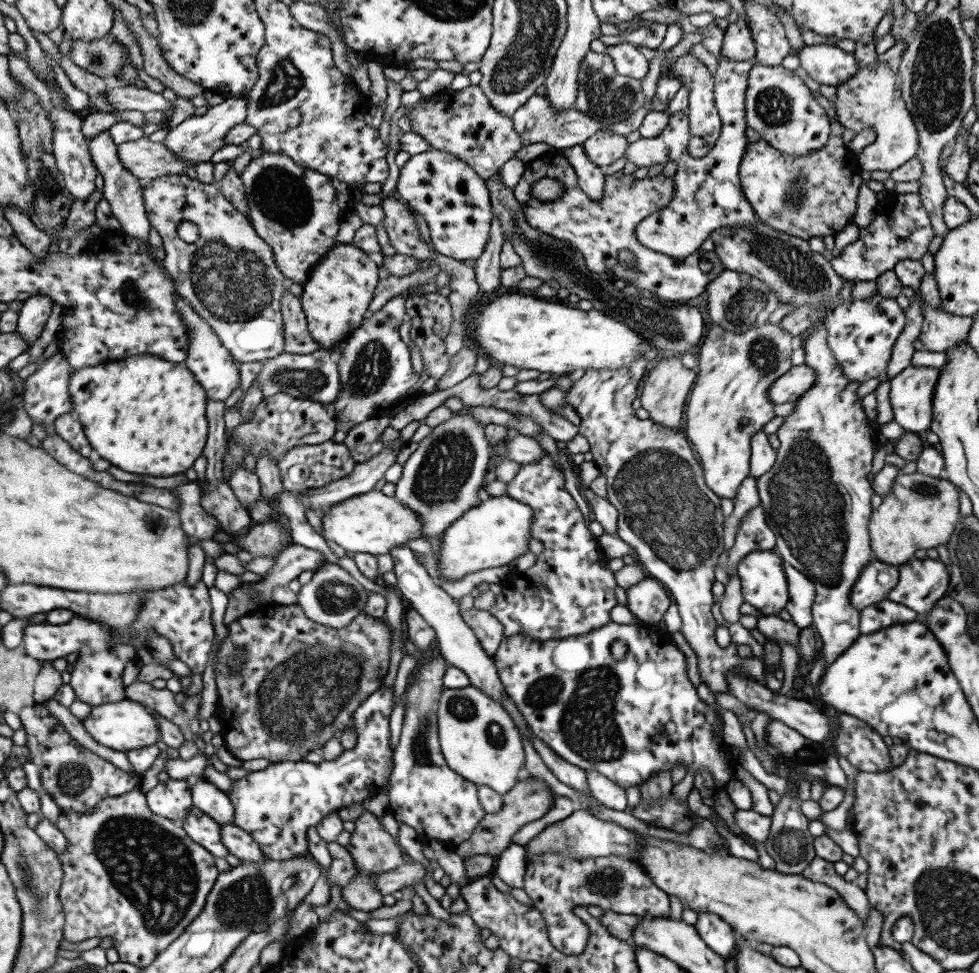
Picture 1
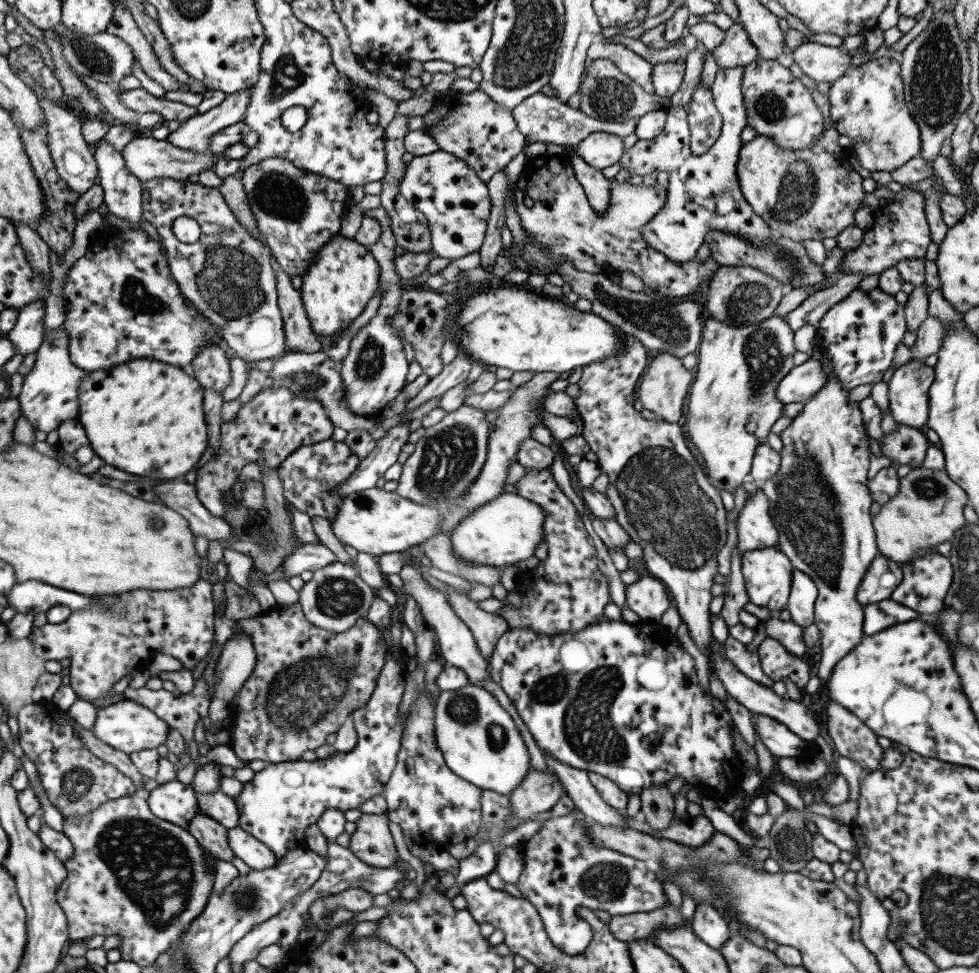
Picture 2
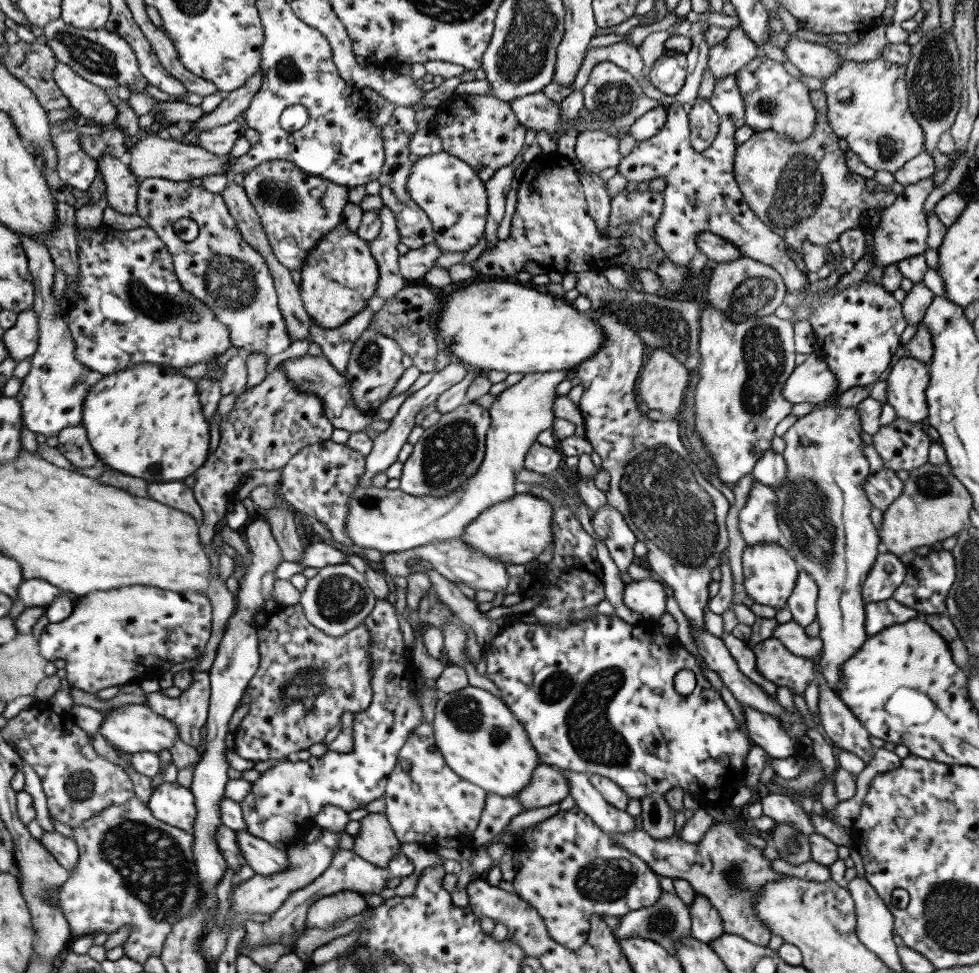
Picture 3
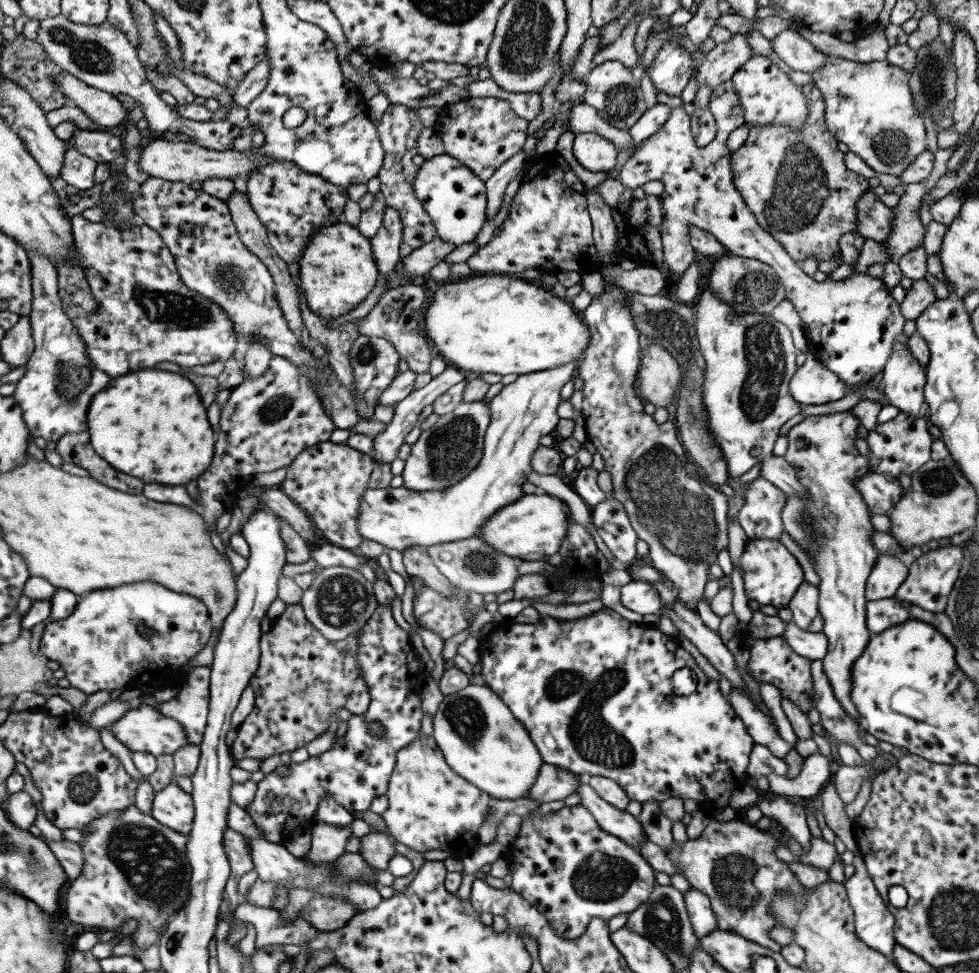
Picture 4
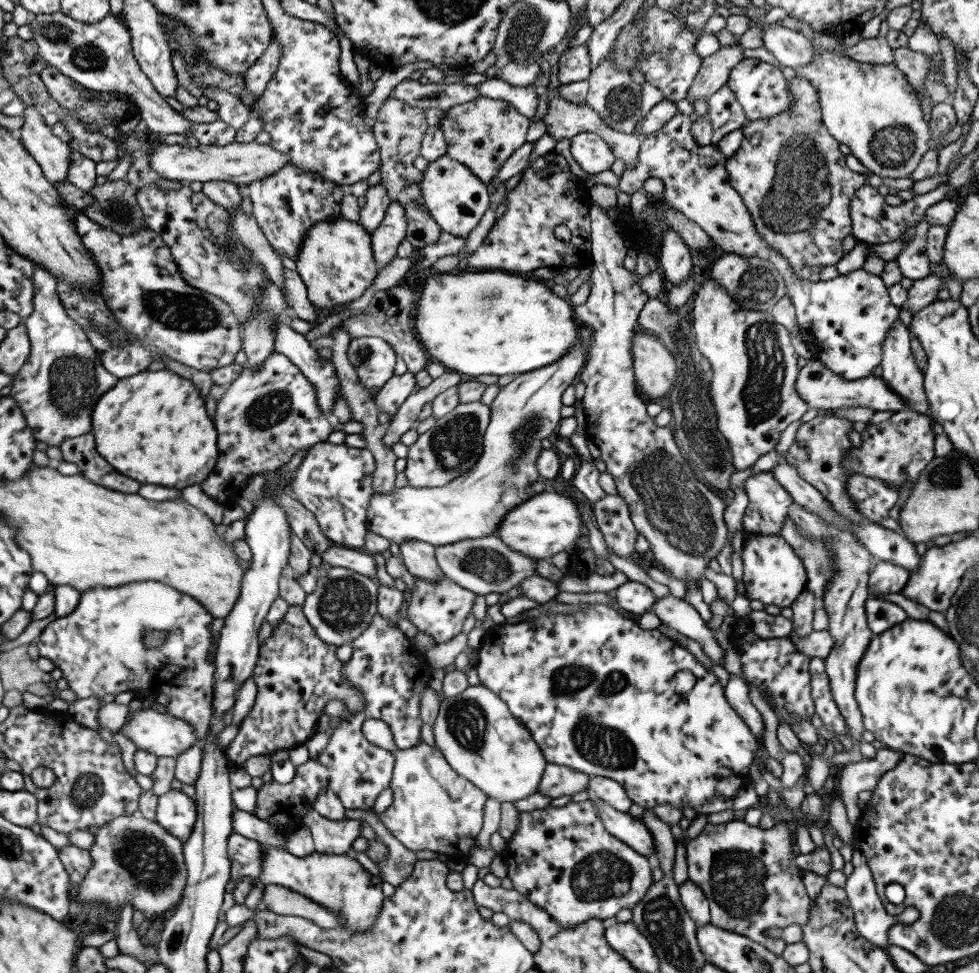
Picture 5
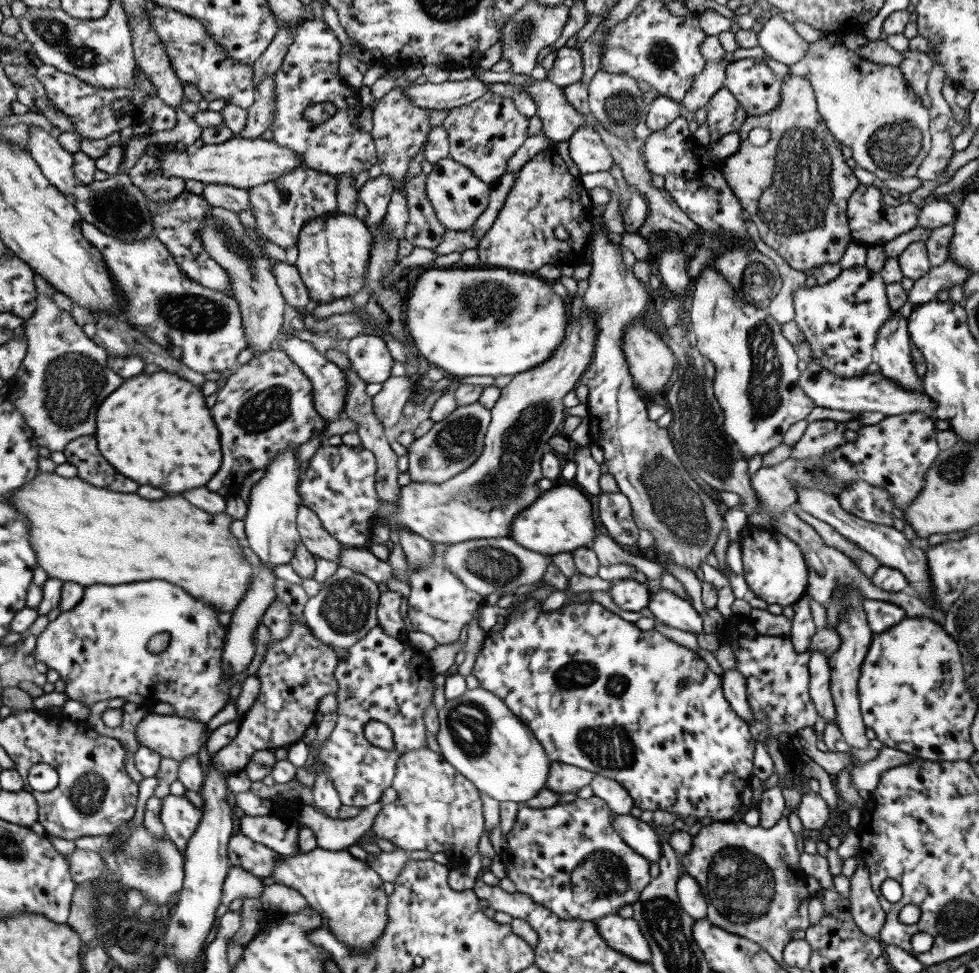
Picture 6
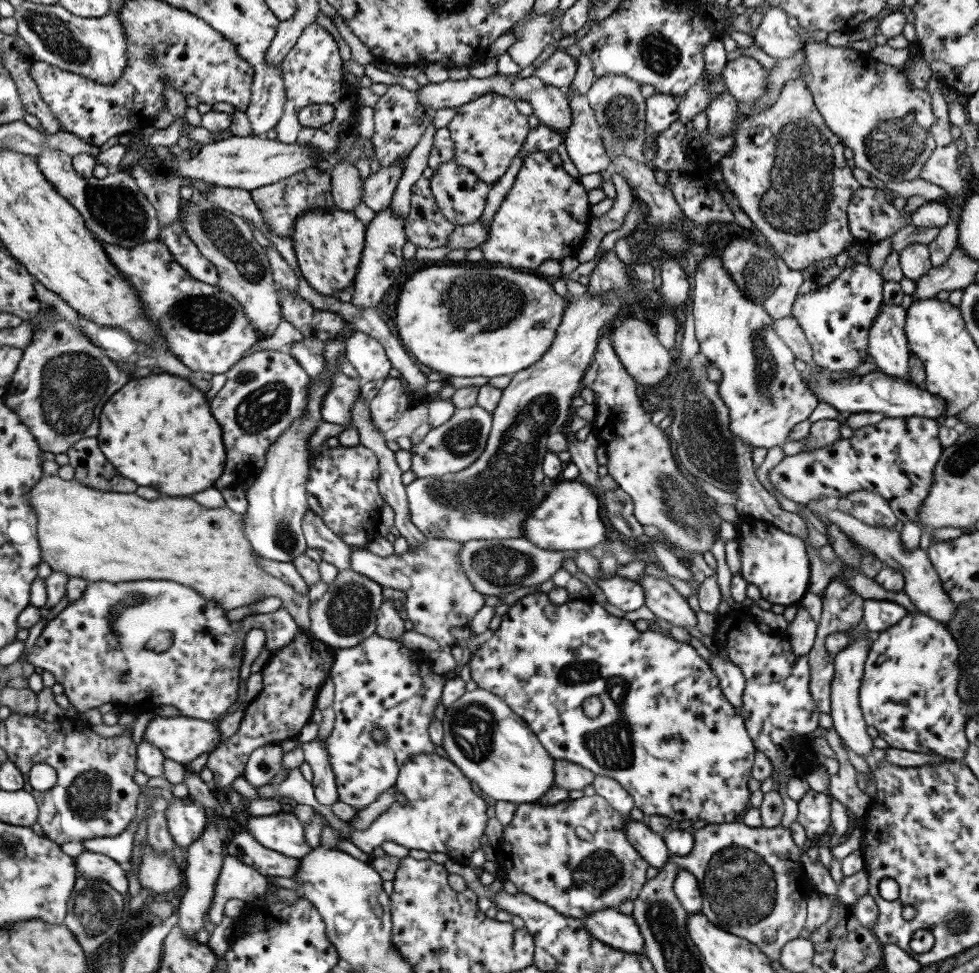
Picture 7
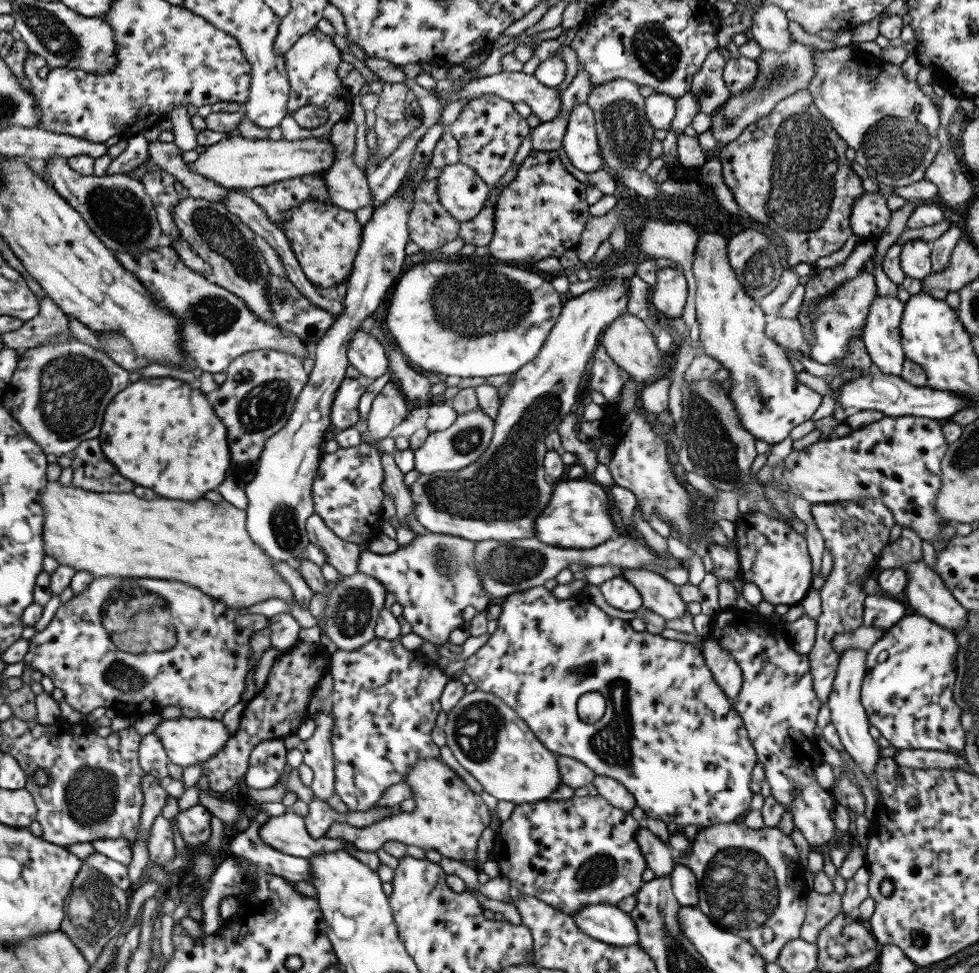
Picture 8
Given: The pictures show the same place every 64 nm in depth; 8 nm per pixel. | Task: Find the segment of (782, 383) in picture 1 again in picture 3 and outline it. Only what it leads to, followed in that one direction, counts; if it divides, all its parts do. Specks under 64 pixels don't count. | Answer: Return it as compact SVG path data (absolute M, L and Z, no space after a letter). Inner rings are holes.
M809 353L783 383L783 400L791 405L818 404L837 391L837 380L817 354Z

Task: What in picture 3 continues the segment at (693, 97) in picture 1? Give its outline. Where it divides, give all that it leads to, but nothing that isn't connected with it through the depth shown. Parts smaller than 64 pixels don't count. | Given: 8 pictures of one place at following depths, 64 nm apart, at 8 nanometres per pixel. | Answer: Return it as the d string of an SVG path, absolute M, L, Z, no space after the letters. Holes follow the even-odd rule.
M695 97L688 112L690 144L695 152L701 152L713 142L719 126L719 117L707 99Z

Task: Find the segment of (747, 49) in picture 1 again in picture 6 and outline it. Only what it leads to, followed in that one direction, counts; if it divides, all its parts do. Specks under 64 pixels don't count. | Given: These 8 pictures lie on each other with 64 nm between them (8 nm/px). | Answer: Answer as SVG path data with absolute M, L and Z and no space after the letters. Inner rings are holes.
M721 57L719 61L705 61L702 72L695 76L693 83L680 100L682 114L691 111L694 113L701 107L707 107L708 100L714 92L722 87L725 80L725 68L731 64L731 58Z

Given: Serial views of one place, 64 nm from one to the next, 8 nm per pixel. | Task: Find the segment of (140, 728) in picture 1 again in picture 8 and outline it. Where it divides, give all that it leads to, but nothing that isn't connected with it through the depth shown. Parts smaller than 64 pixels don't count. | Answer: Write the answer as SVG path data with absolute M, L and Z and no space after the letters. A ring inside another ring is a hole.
M183 716L175 719L161 719L151 734L159 740L168 761L181 768L209 760L224 748L227 739L231 737L231 733L219 720L190 719Z

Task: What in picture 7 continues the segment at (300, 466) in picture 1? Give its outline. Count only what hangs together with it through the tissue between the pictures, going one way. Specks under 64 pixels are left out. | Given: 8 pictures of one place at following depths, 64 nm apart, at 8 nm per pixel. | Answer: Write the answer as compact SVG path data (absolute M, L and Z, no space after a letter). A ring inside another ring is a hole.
M359 444L352 447L320 447L311 460L305 492L307 506L323 524L351 548L362 548L377 536L377 523L384 504L377 490L378 462L369 448Z

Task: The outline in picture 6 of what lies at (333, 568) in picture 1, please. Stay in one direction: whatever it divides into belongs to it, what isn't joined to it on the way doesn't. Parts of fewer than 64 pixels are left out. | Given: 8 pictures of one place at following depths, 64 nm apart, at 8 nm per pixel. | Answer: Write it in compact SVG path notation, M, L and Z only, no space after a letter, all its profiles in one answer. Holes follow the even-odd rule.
M349 568L337 569L320 583L315 596L308 597L303 607L303 618L309 631L321 642L336 649L349 648L376 624L376 608L380 592L377 583Z

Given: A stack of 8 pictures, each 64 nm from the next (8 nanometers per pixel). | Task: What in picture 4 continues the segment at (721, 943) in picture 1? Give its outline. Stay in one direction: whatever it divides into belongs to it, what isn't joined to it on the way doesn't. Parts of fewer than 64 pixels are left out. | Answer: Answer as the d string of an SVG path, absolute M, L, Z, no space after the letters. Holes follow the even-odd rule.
M690 888L683 898L684 907L686 908L688 918L693 928L693 934L695 934L697 939L707 936L711 930L717 928L715 915L713 915L713 911L711 911L707 896Z

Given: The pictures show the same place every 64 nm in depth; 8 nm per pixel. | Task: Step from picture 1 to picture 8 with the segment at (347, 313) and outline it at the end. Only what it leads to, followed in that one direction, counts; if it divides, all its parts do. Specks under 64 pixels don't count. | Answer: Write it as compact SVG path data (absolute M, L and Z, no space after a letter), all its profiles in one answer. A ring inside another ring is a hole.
M303 200L283 214L283 224L279 228L285 233L298 266L313 287L325 289L346 283L361 242L362 226L357 223L354 212L337 208L331 202Z

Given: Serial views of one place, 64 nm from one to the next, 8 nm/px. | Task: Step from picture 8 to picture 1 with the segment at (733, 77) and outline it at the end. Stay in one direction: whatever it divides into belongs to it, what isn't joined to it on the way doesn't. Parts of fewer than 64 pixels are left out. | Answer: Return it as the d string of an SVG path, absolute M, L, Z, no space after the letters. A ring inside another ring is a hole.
M754 62L748 73L744 97L747 126L775 150L787 155L805 156L823 148L831 128L829 119L812 92L793 71L780 65L769 67Z

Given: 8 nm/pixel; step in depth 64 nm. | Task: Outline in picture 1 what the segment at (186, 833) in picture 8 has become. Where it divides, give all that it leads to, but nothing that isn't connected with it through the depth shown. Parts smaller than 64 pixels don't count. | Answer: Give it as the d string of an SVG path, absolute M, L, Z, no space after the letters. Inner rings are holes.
M172 779L160 782L145 794L148 810L179 824L193 805L187 782Z

